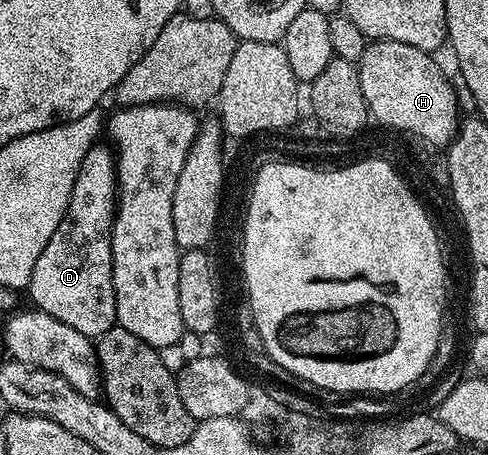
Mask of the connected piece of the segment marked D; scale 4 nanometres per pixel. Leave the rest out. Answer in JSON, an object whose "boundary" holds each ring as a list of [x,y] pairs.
{"boundary":[[[99,142],[85,154],[81,170],[77,170],[77,182],[73,182],[73,194],[69,198],[65,218],[61,218],[61,226],[53,230],[53,238],[49,238],[45,250],[41,250],[41,258],[37,258],[37,266],[33,266],[29,285],[31,300],[35,303],[32,305],[38,311],[49,314],[57,318],[57,322],[65,322],[65,326],[73,326],[73,330],[92,338],[104,336],[117,324],[111,253],[111,227],[115,221],[116,203],[115,157],[106,143]]]}

